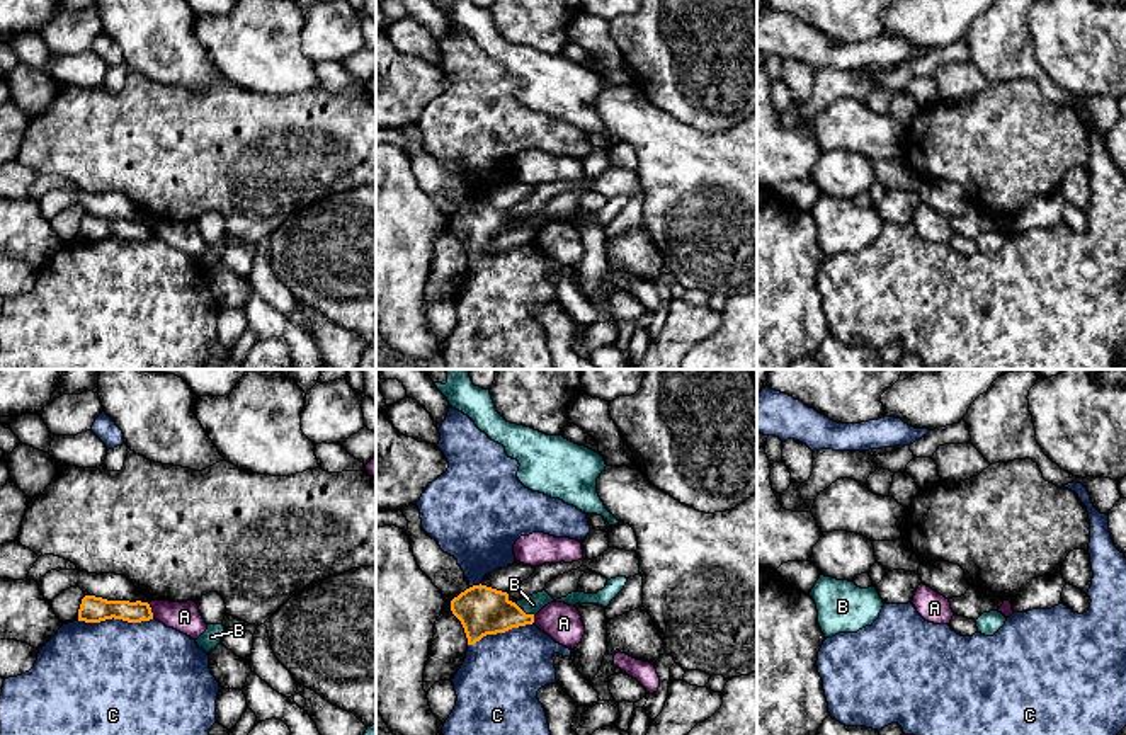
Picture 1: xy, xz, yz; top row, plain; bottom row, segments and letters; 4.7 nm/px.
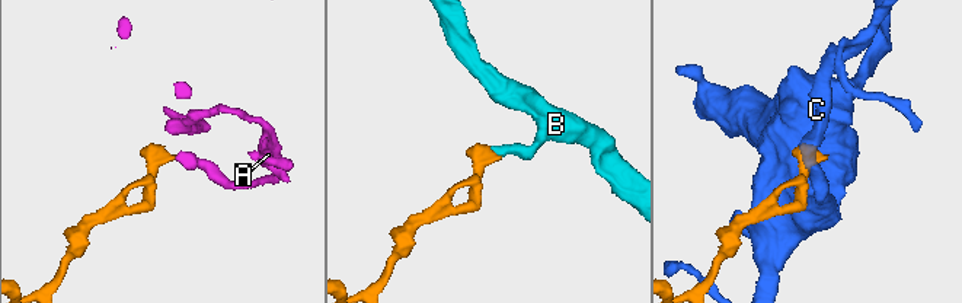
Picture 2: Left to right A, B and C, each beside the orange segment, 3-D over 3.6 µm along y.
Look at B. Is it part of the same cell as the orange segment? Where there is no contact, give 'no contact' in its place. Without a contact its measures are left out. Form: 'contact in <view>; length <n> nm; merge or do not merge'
contact in xz; length 120 nm; merge

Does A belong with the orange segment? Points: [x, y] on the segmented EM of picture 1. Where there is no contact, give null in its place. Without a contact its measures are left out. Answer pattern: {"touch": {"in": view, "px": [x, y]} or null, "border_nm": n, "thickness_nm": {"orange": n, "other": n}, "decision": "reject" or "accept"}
{"touch": {"in": "xy", "px": [150, 611]}, "border_nm": 70, "thickness_nm": {"orange": 120, "other": 140}, "decision": "reject"}

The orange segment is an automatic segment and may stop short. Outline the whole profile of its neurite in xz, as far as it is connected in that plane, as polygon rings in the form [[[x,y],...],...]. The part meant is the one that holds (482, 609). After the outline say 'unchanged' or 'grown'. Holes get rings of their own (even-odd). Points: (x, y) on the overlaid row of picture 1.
[[[616,577],[597,594],[572,592],[566,597],[553,599],[546,590],[532,594],[522,601],[512,602],[507,592],[473,585],[451,601],[452,614],[461,621],[468,645],[475,645],[486,635],[505,633],[512,628],[534,623],[534,616],[551,602],[599,604],[607,607],[611,601],[624,589],[628,578]]] | grown

